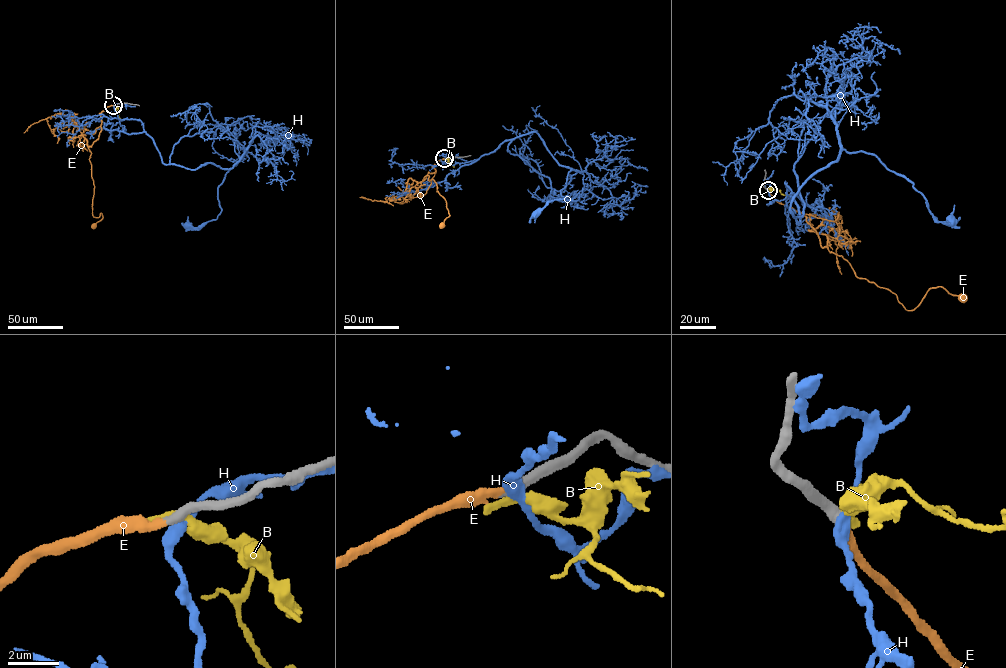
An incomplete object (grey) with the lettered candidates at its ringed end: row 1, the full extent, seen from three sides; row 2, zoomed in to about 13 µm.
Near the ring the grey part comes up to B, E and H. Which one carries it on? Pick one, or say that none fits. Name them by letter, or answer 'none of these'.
E

